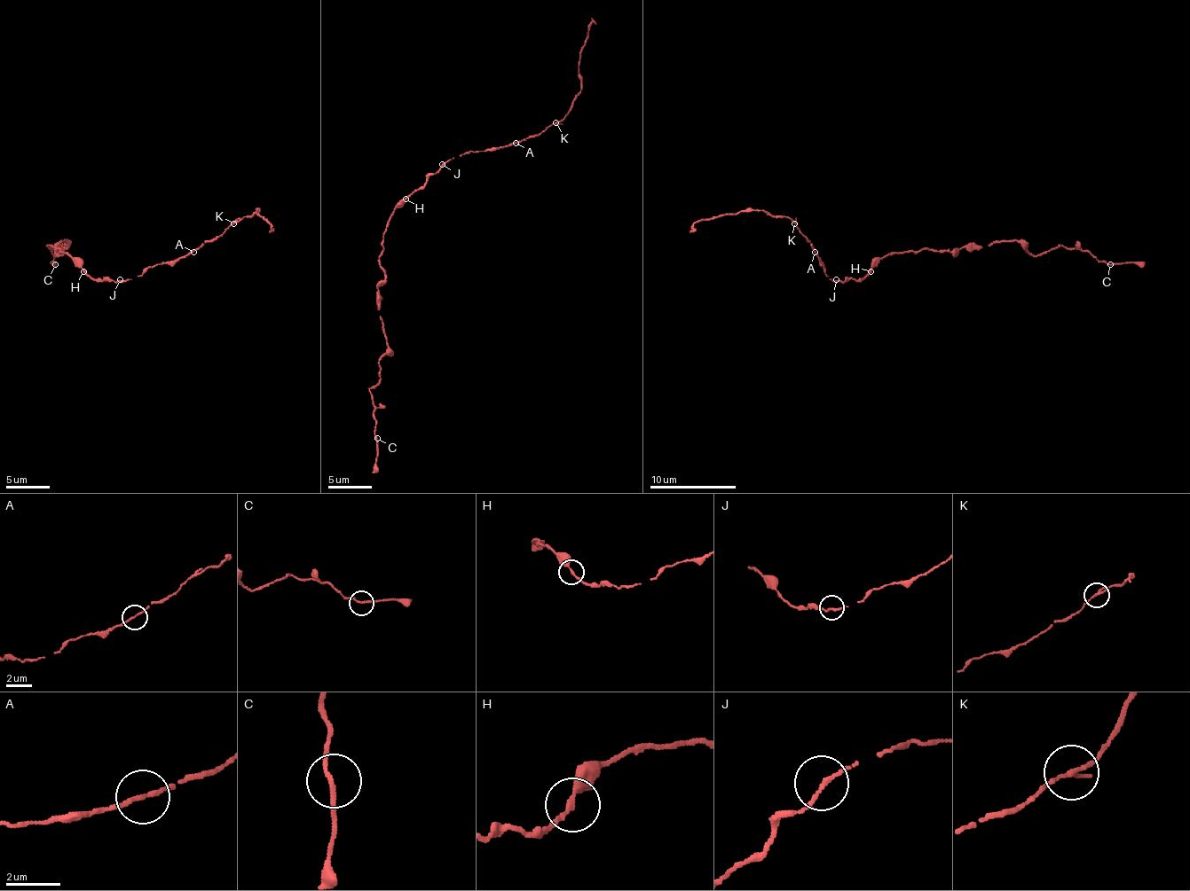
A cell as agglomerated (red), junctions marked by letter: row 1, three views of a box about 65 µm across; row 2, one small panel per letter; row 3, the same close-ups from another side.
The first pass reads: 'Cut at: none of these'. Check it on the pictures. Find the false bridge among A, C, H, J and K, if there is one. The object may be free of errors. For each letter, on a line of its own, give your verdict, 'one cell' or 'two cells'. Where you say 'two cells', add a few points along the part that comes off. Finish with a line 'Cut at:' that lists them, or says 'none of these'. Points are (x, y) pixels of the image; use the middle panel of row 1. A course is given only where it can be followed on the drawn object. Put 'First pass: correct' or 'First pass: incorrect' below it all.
A: one cell
C: one cell
H: one cell
J: one cell
K: one cell
Cut at: none of these
First pass: correct

